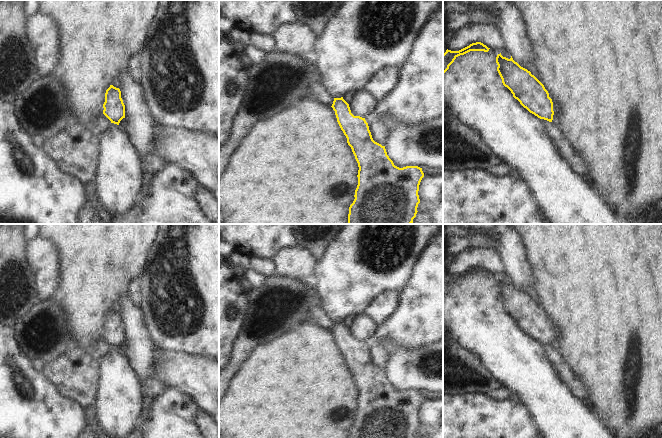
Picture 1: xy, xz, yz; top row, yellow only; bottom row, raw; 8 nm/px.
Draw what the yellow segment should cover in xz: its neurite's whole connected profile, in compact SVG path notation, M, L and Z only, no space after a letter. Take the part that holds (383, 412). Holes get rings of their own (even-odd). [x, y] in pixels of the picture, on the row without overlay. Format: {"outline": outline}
{"outline": "M334 322L331 330L337 346L347 362L358 387L358 409L355 423L349 431L349 438L417 438L420 427L418 415L424 401L422 392L406 390L399 392L387 379L385 370L375 366L365 342L354 340L349 328L341 322Z"}

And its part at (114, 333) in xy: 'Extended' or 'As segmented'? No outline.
As segmented.

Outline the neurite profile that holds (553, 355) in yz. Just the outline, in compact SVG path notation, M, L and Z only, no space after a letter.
M541 343L541 346L559 377L560 383L567 387L576 398L586 402L588 392L582 382L573 374L573 371L561 359L559 352L547 344Z

